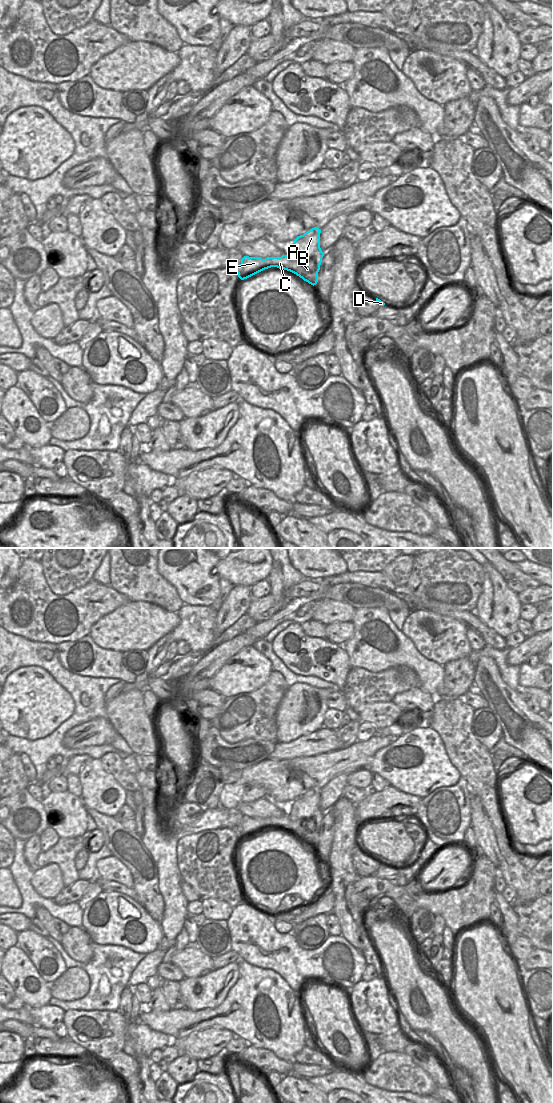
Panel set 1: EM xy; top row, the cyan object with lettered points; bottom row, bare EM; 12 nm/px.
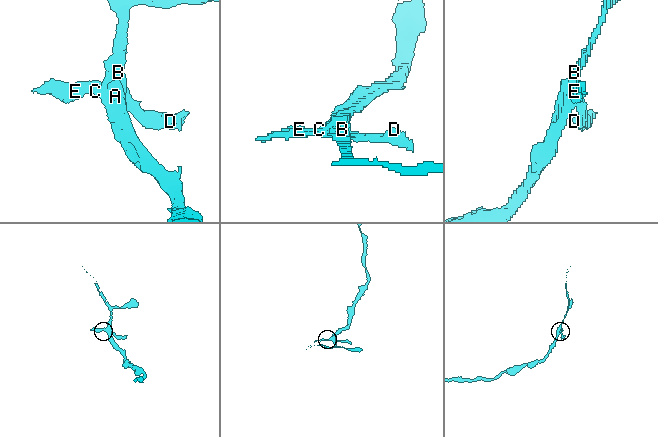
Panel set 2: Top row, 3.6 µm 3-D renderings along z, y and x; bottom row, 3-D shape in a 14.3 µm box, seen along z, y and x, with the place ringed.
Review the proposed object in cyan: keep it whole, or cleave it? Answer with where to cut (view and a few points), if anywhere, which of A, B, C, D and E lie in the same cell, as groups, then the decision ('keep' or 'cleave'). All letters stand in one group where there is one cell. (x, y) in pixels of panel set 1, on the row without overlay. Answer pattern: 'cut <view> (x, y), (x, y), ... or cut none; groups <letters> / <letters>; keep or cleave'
cut xy (289, 815), (294, 821), (300, 822), (300, 831); groups A B / C D E; cleave

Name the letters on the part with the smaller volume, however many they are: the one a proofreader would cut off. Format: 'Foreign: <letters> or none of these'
Foreign: C, D, E

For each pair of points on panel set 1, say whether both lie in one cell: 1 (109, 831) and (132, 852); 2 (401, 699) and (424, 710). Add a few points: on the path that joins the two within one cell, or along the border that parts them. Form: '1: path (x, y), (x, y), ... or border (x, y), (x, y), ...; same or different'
1: path (115, 835), (126, 846); same
2: path (407, 700), (414, 700), (418, 704); same

